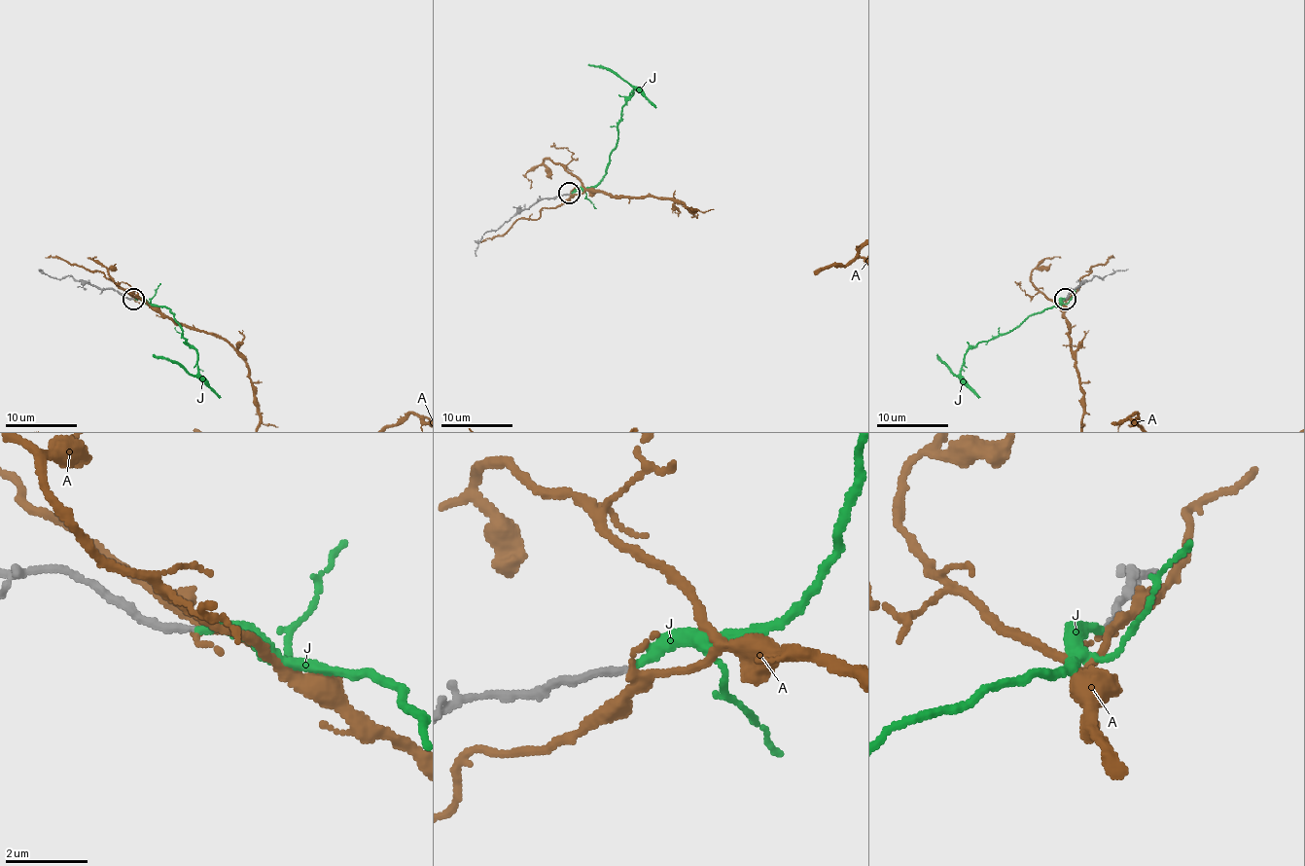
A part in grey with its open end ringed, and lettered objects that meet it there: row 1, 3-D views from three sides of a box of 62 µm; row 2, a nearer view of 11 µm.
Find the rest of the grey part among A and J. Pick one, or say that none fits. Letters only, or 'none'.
J

